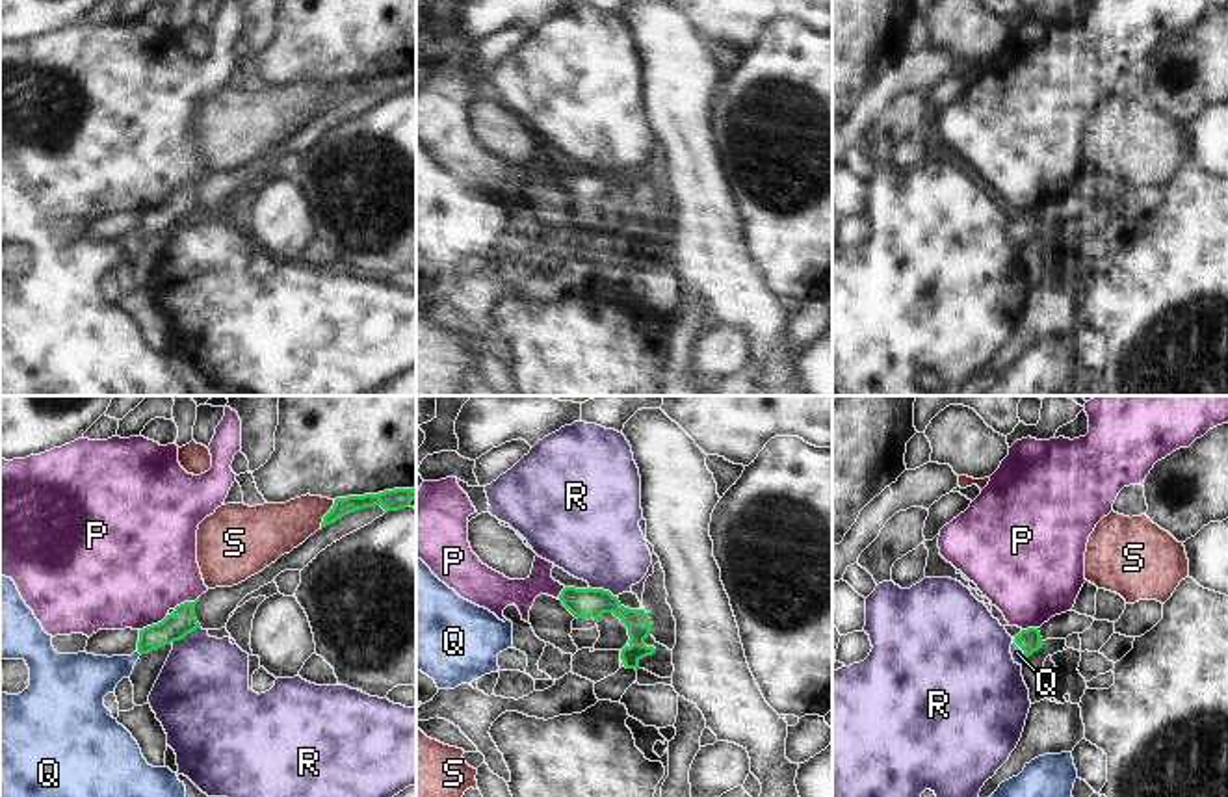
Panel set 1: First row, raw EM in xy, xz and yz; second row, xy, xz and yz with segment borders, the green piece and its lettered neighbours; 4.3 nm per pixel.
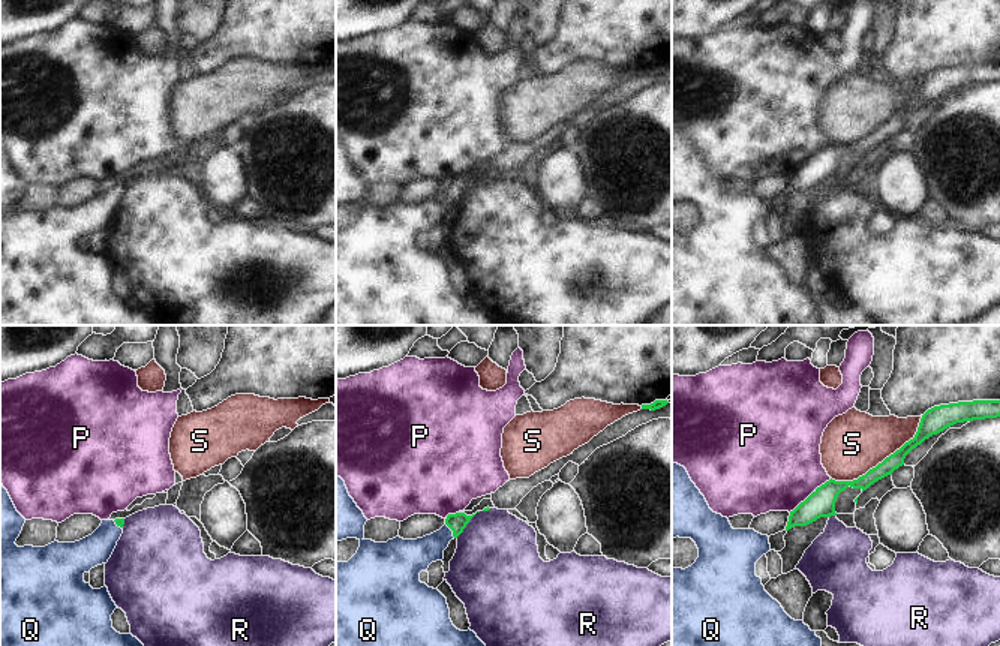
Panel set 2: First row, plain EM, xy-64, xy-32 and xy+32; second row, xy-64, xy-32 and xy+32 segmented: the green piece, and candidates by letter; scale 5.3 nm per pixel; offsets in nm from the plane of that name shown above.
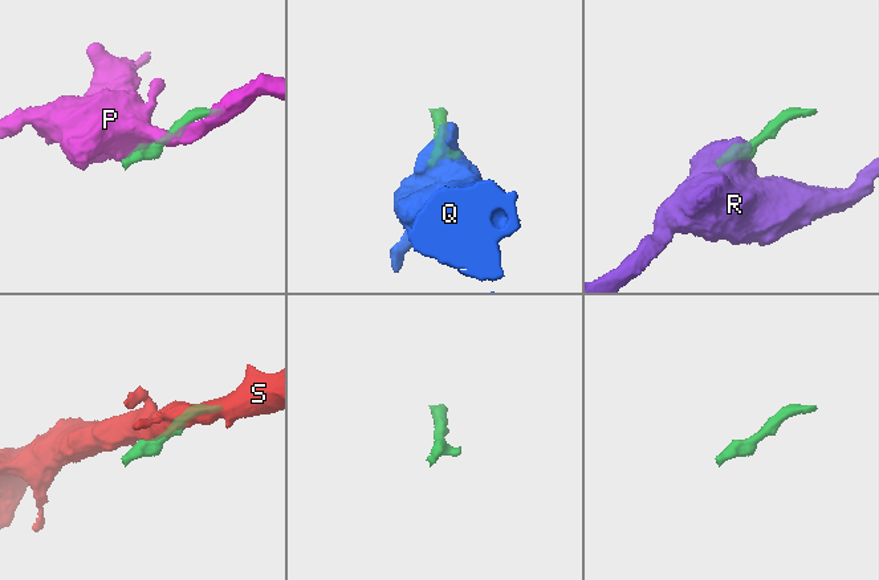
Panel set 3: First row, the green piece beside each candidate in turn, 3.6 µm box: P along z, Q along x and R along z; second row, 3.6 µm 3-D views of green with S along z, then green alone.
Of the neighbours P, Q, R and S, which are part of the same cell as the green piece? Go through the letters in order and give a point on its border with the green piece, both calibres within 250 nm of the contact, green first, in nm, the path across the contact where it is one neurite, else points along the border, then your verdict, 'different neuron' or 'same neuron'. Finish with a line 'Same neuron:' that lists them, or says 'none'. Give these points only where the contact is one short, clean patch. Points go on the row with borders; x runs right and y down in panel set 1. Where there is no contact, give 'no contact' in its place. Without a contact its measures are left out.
P: contact xy (153, 625); calibres 120 and 480 nm; border xy (168, 615), (140, 630); different neuron
Q: contact yz (1020, 647); calibres 100 and 50 nm; way yz (1030, 640), (1020, 647), (1017, 653); same neuron
R: contact xz (602, 589); calibres 130 and 400 nm; border xz (589, 586), (608, 589), (617, 599); different neuron
S: contact xy (327, 513); calibres 80 and 220 nm; different neuron
Same neuron: Q

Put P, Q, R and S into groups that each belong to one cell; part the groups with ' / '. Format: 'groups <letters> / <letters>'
groups P / Q / R / S

